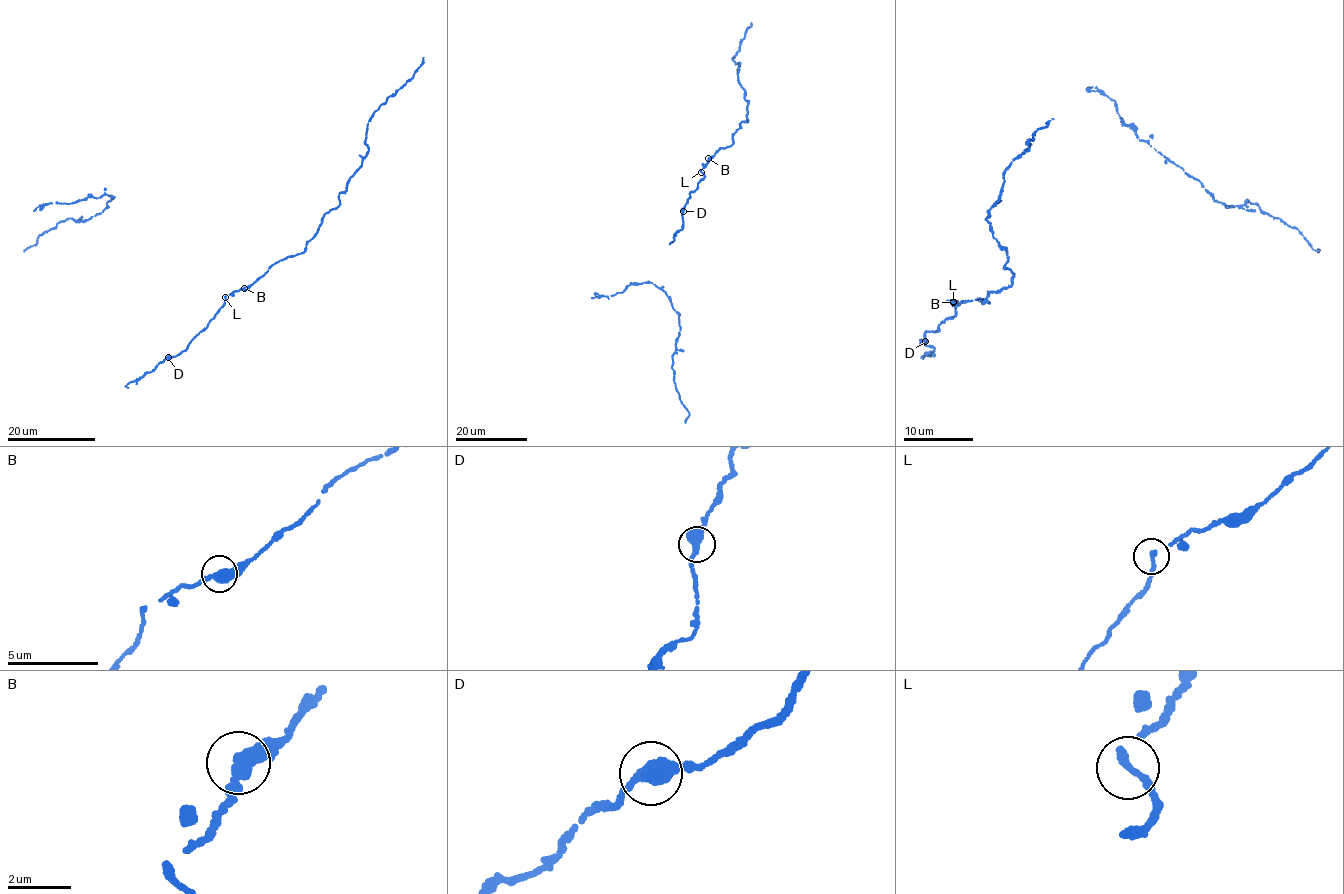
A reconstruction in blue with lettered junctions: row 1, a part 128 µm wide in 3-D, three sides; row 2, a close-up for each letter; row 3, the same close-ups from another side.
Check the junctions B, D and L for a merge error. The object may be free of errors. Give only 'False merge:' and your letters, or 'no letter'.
False merge: no letter

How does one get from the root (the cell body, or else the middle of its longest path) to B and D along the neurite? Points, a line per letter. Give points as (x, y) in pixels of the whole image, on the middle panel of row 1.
B: (701, 171), (708, 158)
D: (701, 171), (704, 177), (691, 192), (683, 211)

